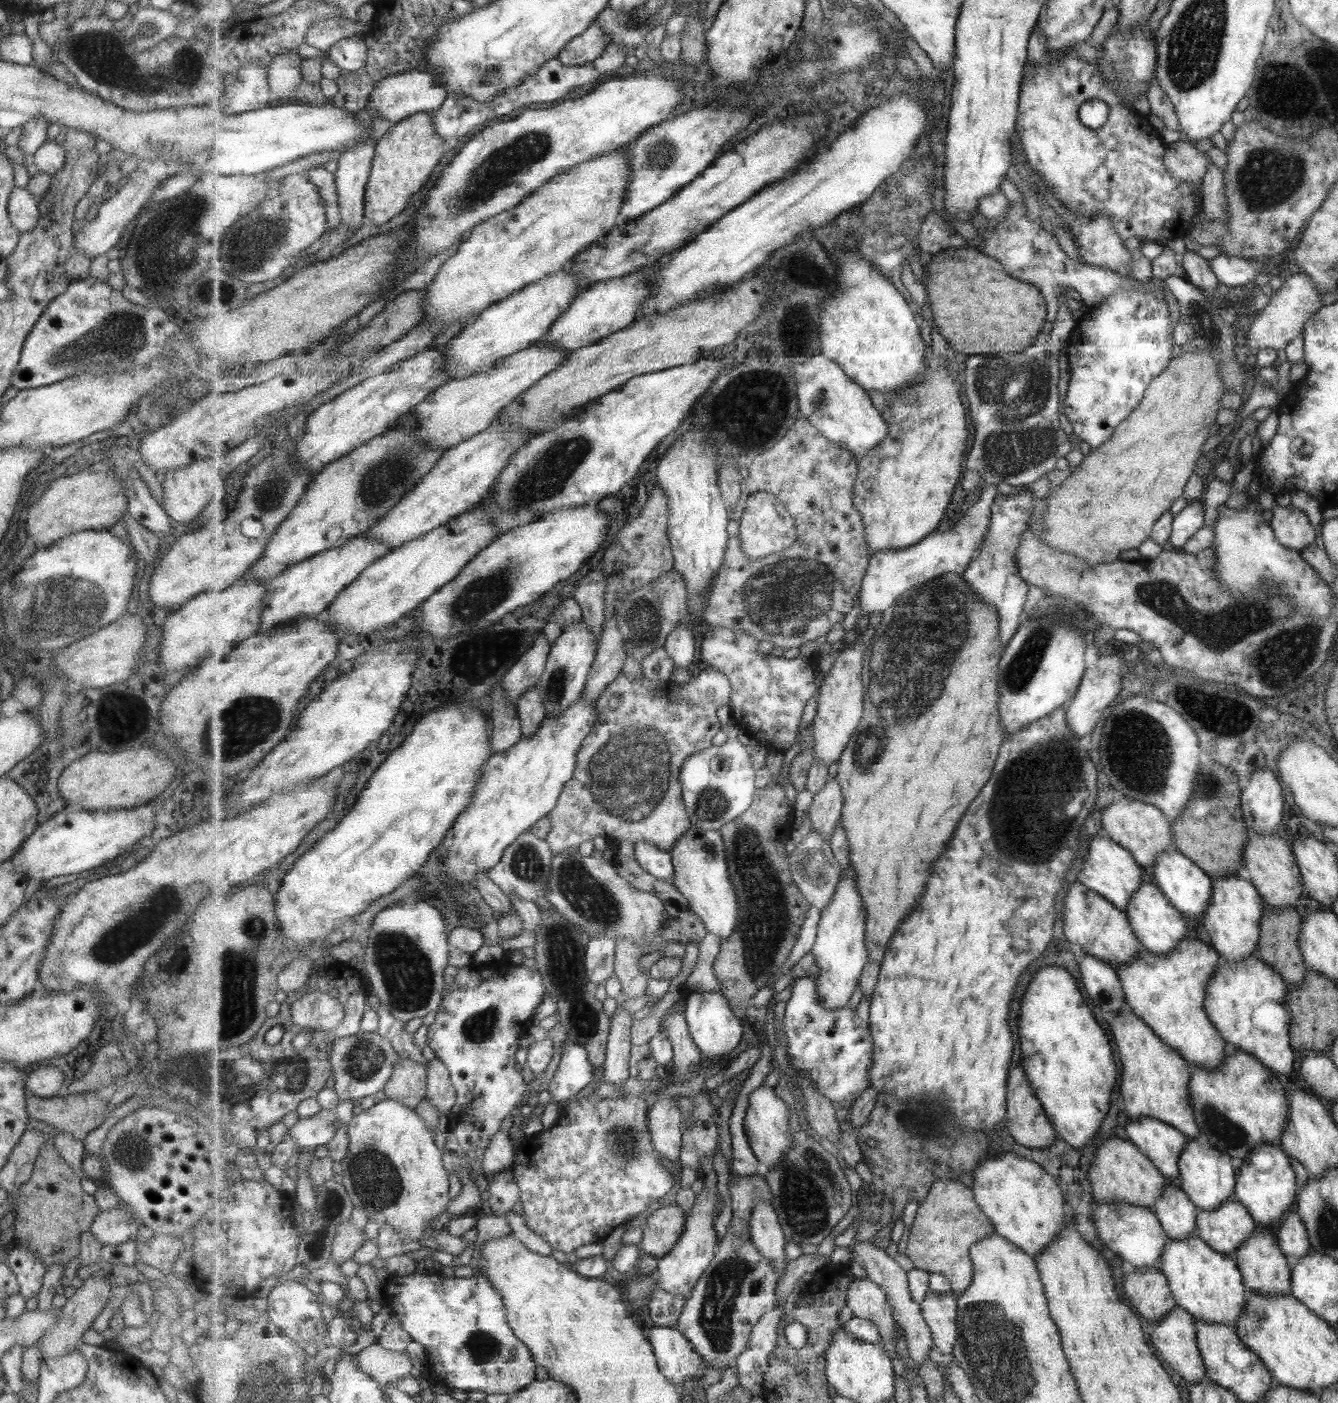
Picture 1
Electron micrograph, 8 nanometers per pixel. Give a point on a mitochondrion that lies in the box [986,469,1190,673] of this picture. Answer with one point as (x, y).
(1076, 617)

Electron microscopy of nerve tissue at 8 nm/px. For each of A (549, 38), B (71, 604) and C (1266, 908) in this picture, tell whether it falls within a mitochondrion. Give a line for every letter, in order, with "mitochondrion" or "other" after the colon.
A: other
B: mitochondrion
C: other

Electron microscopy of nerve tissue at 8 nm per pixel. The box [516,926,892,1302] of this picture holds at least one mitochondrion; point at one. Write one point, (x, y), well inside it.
(808, 1191)

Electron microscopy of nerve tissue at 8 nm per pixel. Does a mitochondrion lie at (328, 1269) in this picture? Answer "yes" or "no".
no

